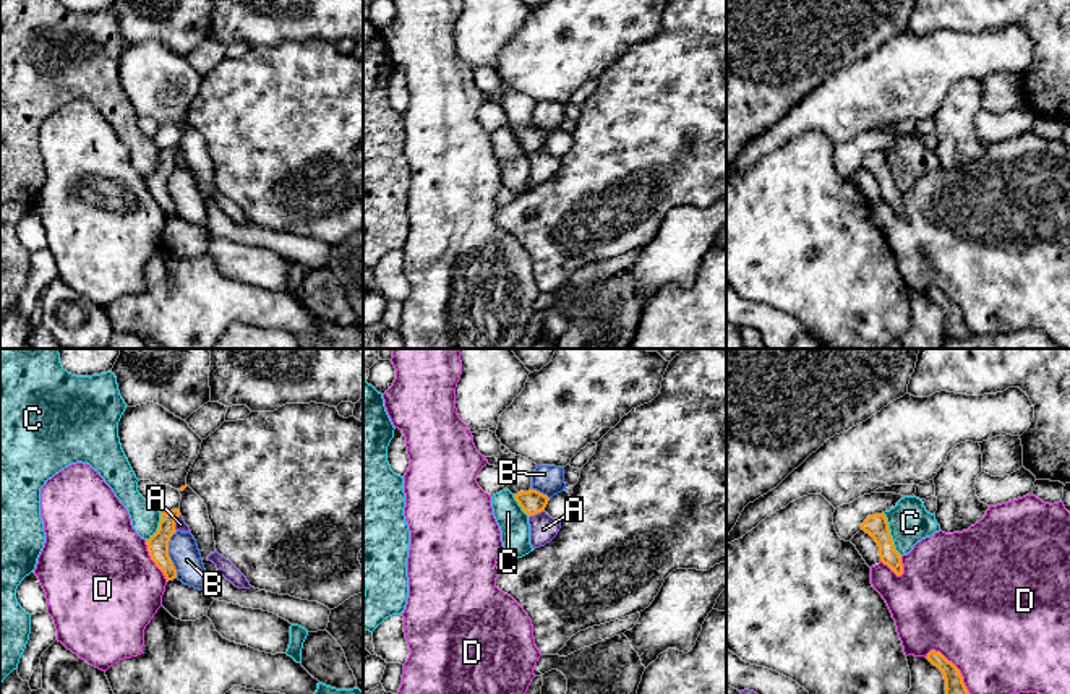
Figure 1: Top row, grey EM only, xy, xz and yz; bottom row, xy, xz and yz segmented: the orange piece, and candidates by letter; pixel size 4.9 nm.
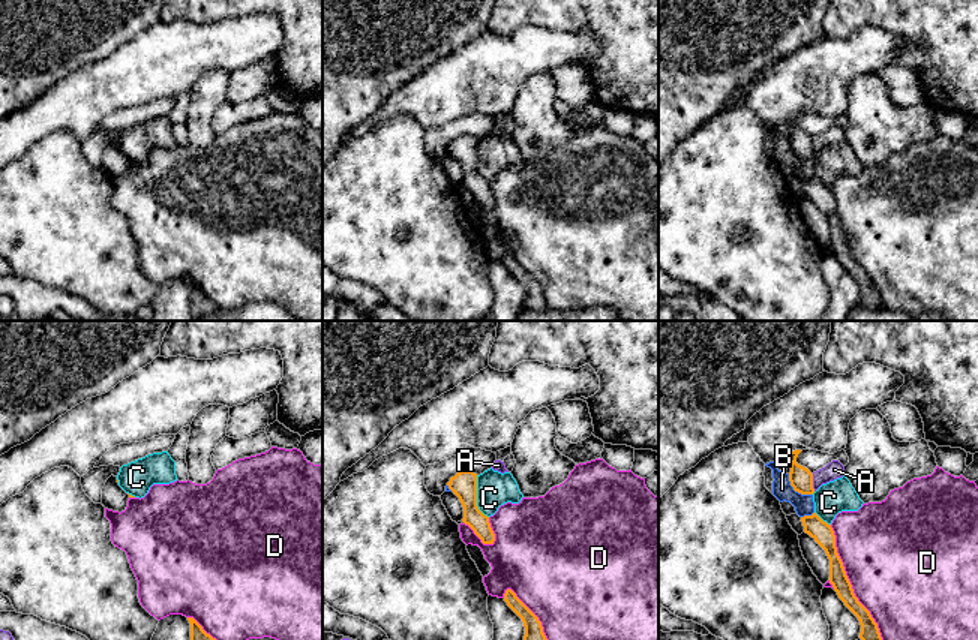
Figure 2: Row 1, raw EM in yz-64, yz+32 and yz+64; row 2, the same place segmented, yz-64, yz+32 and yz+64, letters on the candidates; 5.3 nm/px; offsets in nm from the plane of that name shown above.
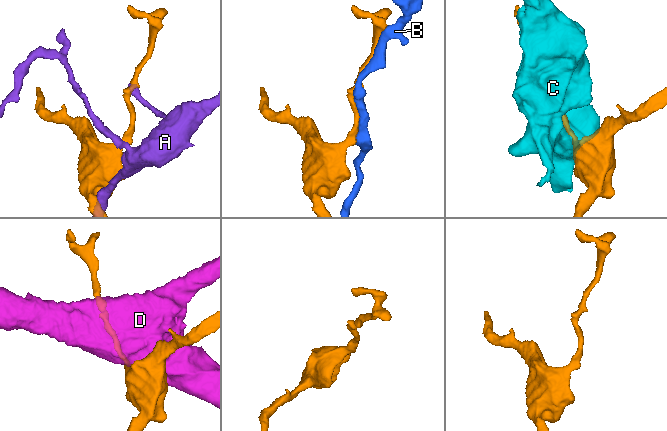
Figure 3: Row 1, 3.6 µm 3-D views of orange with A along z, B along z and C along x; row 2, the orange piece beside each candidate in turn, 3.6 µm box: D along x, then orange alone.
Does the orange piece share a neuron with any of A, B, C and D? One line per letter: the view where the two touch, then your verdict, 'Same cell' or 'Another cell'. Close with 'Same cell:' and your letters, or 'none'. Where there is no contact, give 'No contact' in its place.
A: Touches orange in xy. Another cell
B: Touches orange in xy. Another cell
C: Touches orange in yz. Another cell
D: Touches orange in yz. Another cell
Same cell: none

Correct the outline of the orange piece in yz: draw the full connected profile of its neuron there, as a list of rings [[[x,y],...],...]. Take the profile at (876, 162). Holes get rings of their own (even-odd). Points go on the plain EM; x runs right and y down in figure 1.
[[[872,151],[862,161],[861,167],[869,170],[879,183],[879,193],[897,212],[903,211],[901,191],[895,186],[885,151]]]

